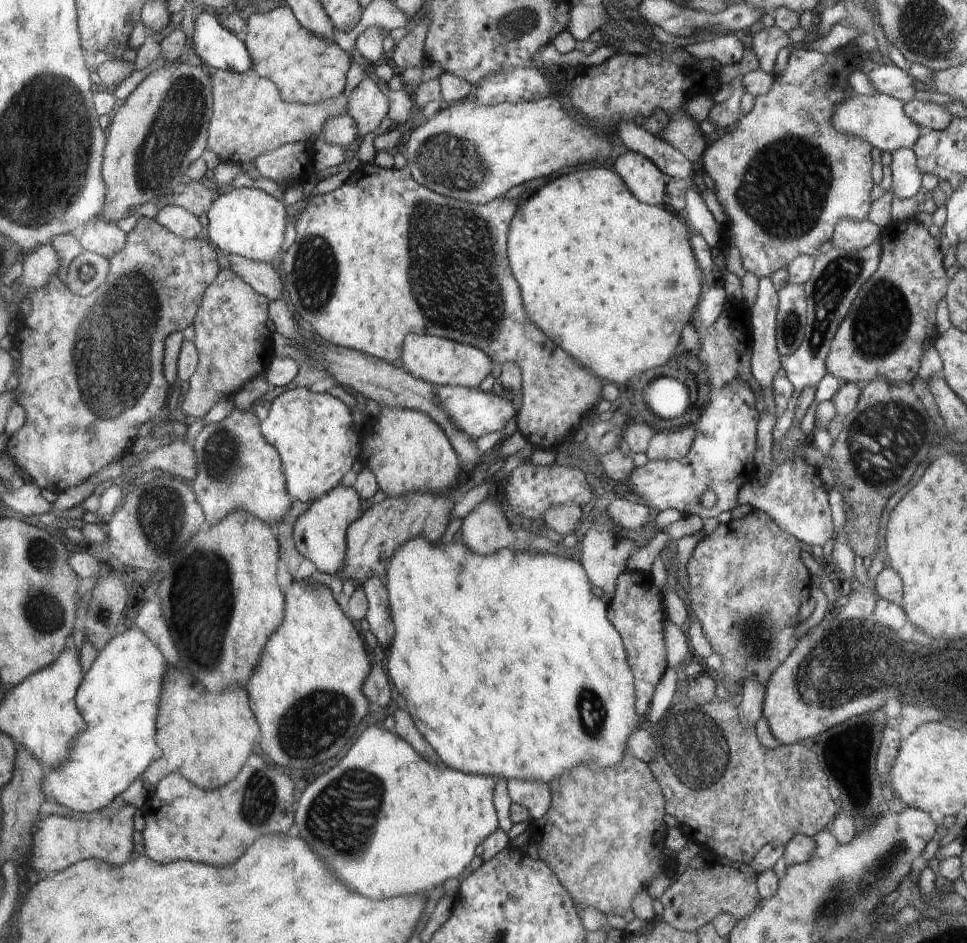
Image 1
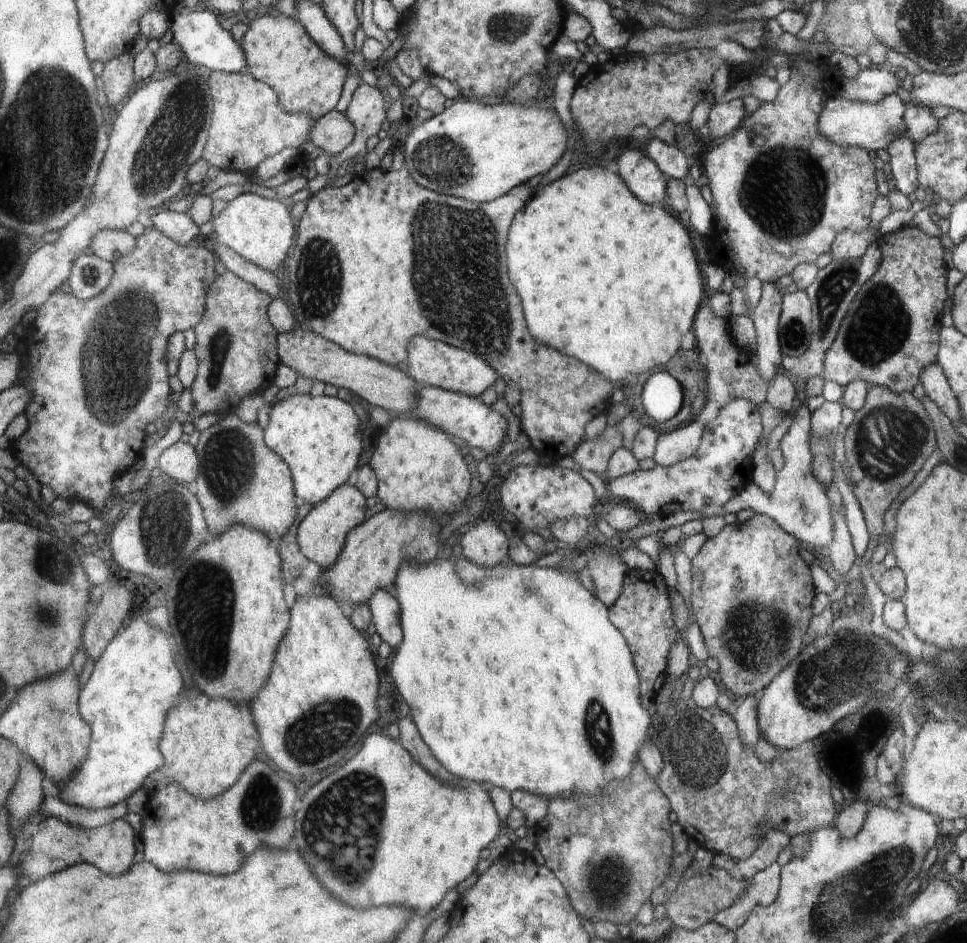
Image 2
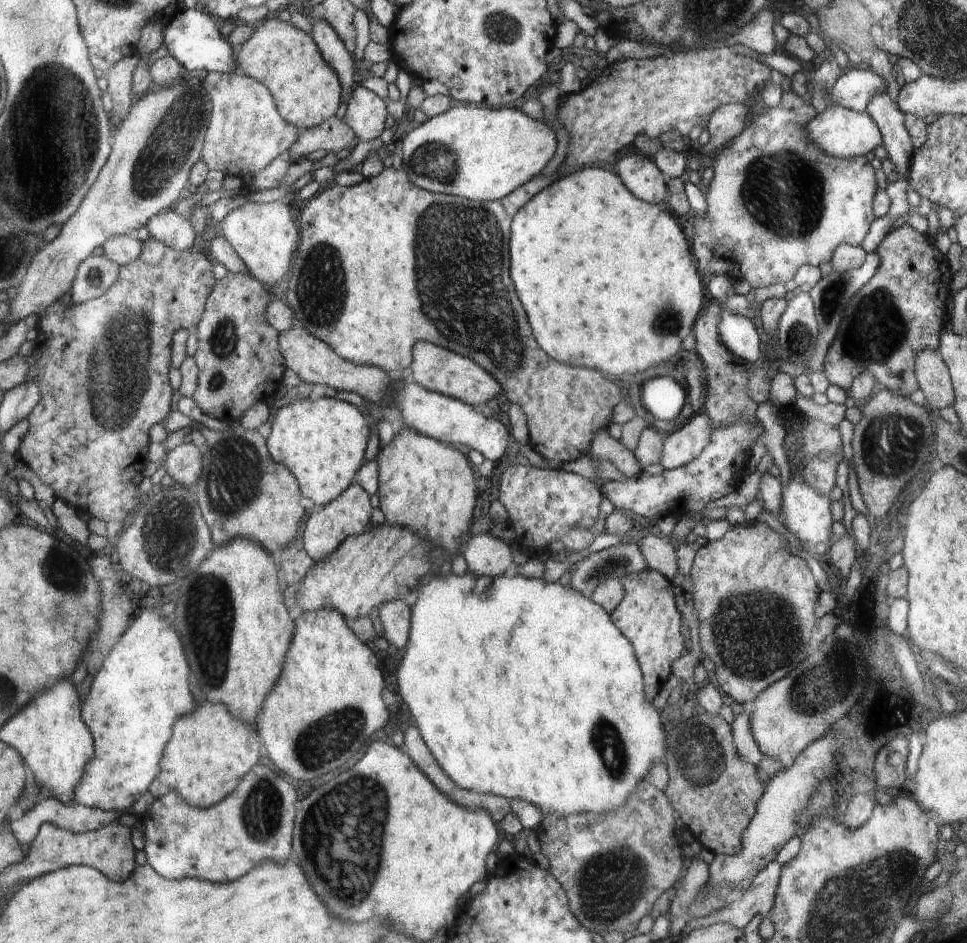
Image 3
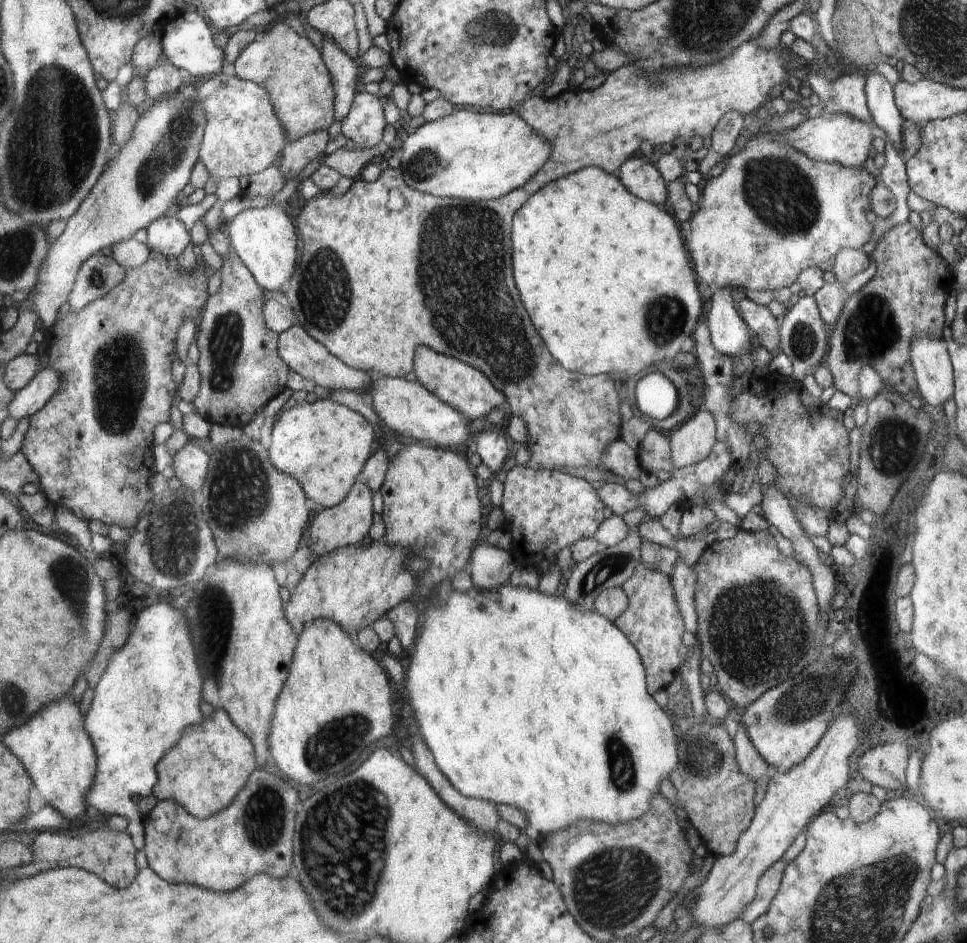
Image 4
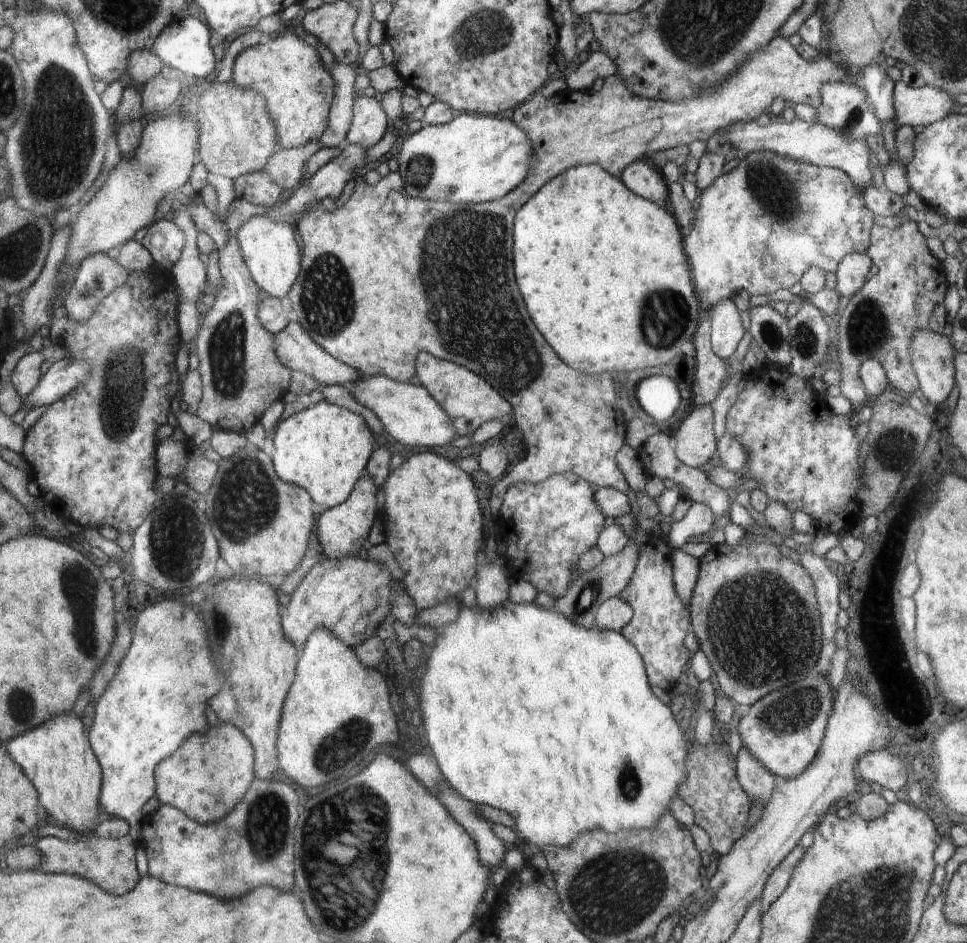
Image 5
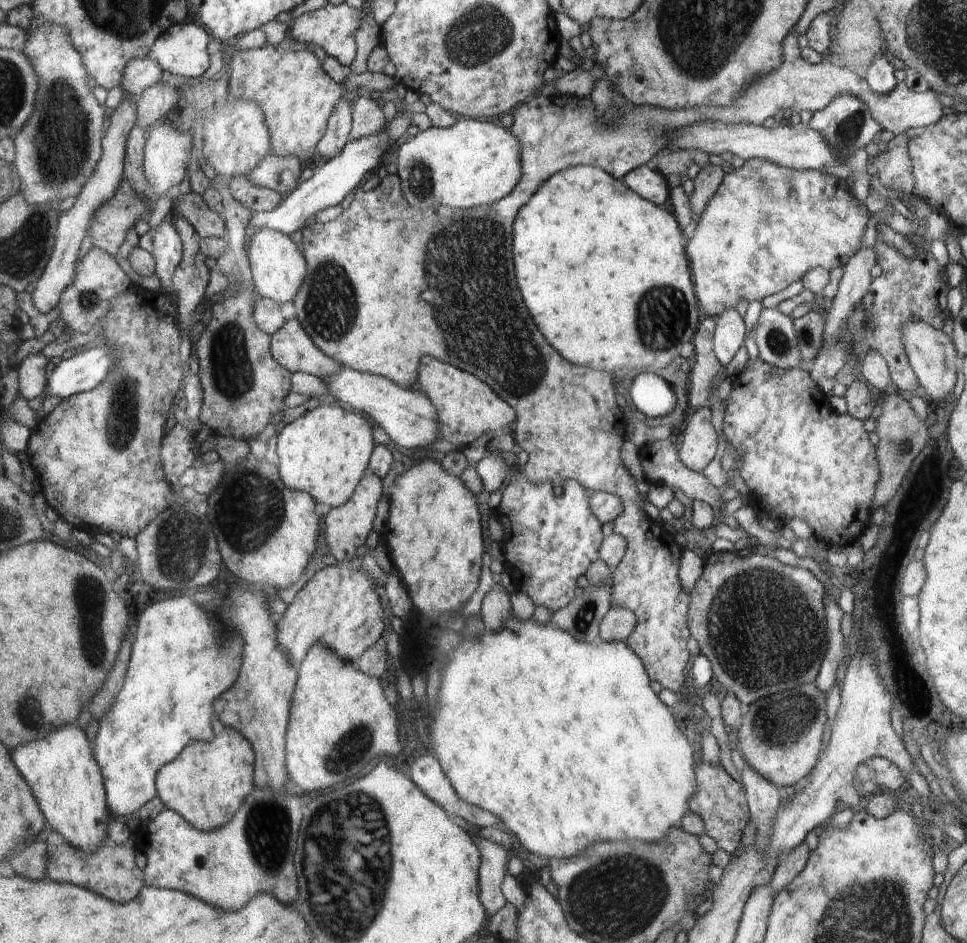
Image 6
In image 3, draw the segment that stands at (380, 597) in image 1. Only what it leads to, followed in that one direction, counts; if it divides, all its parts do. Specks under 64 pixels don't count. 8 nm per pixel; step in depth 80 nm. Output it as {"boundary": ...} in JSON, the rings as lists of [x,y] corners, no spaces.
{"boundary":[[[397,599],[380,604],[376,611],[375,614],[384,629],[383,636],[386,636],[388,642],[398,646],[402,653],[408,644],[408,636],[410,636],[410,606]]]}

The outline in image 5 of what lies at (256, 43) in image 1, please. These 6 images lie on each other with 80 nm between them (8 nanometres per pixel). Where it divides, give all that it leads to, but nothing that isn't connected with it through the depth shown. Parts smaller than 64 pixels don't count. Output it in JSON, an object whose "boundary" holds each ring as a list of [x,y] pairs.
{"boundary":[[[287,28],[278,38],[261,41],[243,50],[234,61],[233,84],[254,88],[264,97],[267,111],[276,126],[277,144],[282,149],[306,147],[316,143],[329,124],[335,96],[333,75],[312,44],[306,44]]]}

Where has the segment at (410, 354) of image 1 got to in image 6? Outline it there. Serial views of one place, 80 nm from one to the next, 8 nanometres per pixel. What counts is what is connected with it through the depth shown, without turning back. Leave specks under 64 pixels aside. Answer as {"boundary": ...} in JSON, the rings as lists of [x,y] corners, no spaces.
{"boundary":[[[426,356],[426,360],[422,360],[420,374],[421,379],[418,382],[422,391],[430,398],[438,413],[441,414],[441,424],[443,425],[441,440],[458,446],[458,450],[476,442],[486,432],[494,434],[504,432],[508,424],[517,420],[513,406],[506,404],[484,381],[479,380],[472,373]]]}

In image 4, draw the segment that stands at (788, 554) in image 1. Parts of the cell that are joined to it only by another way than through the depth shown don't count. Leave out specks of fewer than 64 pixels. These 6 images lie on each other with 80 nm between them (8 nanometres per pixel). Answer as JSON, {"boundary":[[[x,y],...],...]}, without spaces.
{"boundary":[[[741,527],[738,528],[736,536],[729,540],[716,540],[711,546],[704,548],[700,558],[693,566],[696,572],[697,584],[695,587],[695,610],[698,618],[698,638],[700,638],[700,647],[702,655],[711,664],[718,680],[721,694],[728,696],[738,707],[748,708],[752,706],[762,695],[765,695],[770,688],[777,687],[778,684],[785,683],[786,680],[797,676],[814,662],[814,636],[818,628],[818,604],[816,602],[817,594],[814,594],[812,588],[812,572],[806,564],[794,558],[786,558],[780,554],[776,548],[776,542],[768,530],[762,532],[746,532]]]}

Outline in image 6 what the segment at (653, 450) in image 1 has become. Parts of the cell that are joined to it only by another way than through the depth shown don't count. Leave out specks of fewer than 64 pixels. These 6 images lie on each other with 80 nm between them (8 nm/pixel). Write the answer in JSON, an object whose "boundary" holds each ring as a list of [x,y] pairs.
{"boundary":[[[700,407],[686,423],[679,457],[686,468],[701,473],[718,452],[718,435],[712,425],[712,407]]]}

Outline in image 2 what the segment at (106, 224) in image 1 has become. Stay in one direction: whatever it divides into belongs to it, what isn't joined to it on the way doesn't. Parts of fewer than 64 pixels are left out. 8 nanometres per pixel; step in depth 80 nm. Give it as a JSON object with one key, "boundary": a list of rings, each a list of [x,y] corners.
{"boundary":[[[102,230],[94,236],[93,244],[90,244],[94,255],[114,263],[114,260],[122,254],[128,254],[134,250],[134,236],[122,230]]]}

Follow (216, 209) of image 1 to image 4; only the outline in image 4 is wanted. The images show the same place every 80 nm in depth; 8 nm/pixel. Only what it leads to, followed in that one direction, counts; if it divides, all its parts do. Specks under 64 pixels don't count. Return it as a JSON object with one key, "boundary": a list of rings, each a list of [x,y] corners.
{"boundary":[[[282,204],[244,210],[234,218],[223,221],[223,228],[232,249],[261,288],[274,292],[274,290],[280,290],[284,282],[292,279],[292,272],[297,268],[298,236]]]}

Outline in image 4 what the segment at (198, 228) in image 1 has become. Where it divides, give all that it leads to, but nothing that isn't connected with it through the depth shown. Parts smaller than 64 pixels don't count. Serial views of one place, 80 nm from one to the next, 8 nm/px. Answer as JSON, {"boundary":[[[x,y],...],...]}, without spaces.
{"boundary":[[[173,213],[154,220],[146,229],[146,244],[152,253],[180,257],[191,243],[191,233]]]}

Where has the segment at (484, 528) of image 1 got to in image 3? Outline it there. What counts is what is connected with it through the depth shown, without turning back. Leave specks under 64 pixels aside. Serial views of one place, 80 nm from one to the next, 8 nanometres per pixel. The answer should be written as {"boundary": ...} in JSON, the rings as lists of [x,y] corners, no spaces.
{"boundary":[[[478,530],[471,536],[462,554],[468,571],[482,577],[502,576],[514,562],[511,549],[504,540]]]}

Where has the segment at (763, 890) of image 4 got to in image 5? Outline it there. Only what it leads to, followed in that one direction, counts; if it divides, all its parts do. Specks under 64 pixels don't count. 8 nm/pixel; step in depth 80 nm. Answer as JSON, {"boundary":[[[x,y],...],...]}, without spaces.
{"boundary":[[[797,847],[788,858],[775,869],[772,876],[770,876],[770,880],[765,884],[764,894],[761,895],[760,899],[760,906],[762,906],[763,913],[788,886],[791,874],[794,872],[794,868],[797,864],[800,864],[805,850],[804,847]]]}

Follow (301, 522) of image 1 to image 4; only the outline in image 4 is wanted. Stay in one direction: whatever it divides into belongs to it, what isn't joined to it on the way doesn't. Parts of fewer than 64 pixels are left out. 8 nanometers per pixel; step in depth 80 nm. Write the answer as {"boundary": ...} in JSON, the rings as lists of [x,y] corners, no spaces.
{"boundary":[[[364,480],[353,486],[354,492],[350,492],[350,496],[346,496],[341,504],[316,512],[314,520],[310,522],[309,548],[317,558],[346,546],[358,548],[364,543],[364,538],[367,538],[366,534],[370,532],[372,526],[372,492]]]}

